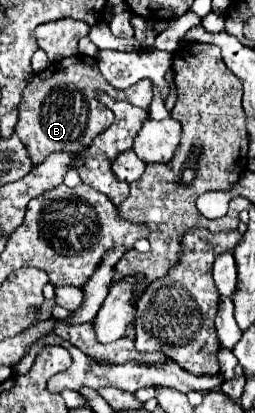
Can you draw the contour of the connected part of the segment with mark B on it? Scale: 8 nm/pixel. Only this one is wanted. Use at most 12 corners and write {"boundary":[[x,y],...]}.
{"boundary":[[94,58],[50,64],[22,92],[16,136],[32,166],[82,152],[114,114],[150,110],[152,82],[112,88]]}

